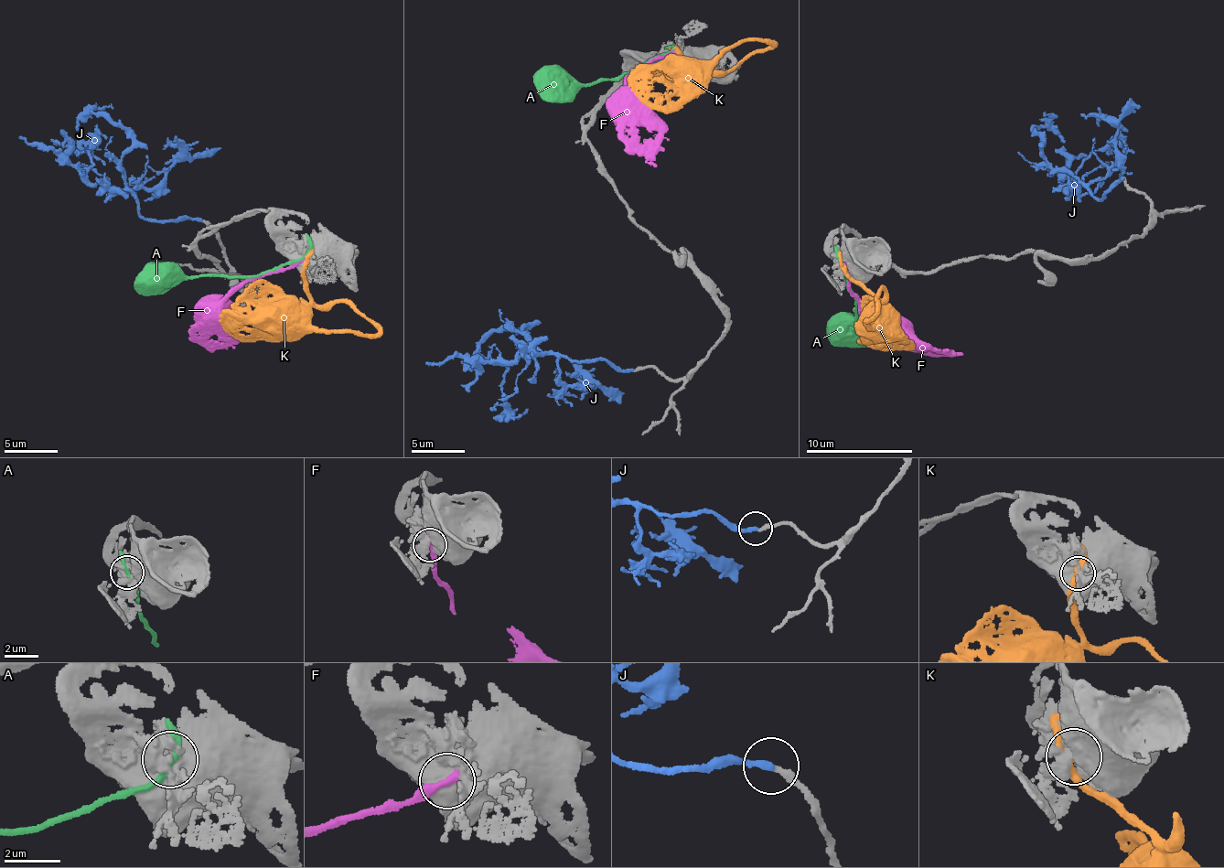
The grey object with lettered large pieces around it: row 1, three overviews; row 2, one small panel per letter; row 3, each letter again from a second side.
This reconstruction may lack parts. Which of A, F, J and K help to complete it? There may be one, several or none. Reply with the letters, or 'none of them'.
J

